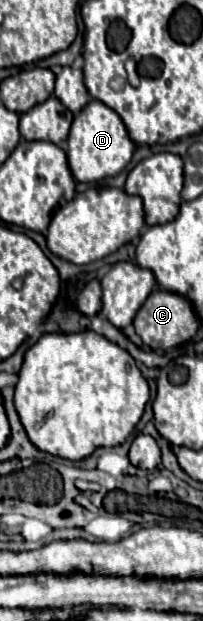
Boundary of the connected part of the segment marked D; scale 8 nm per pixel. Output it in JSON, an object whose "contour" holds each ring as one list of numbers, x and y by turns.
{"contour":[[88,102,80,114,74,116,68,134,68,166,78,182,96,182,108,176,116,176,132,160,134,142,130,140,120,116,102,102]]}

